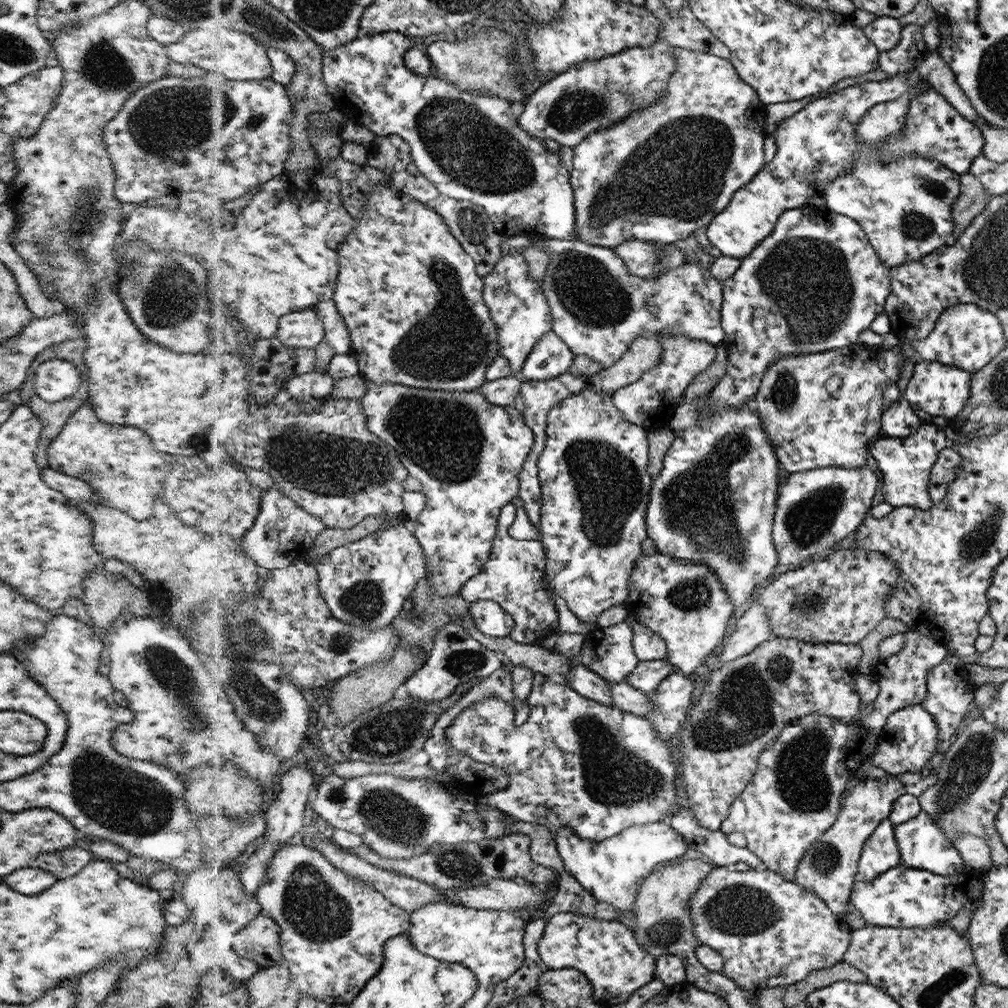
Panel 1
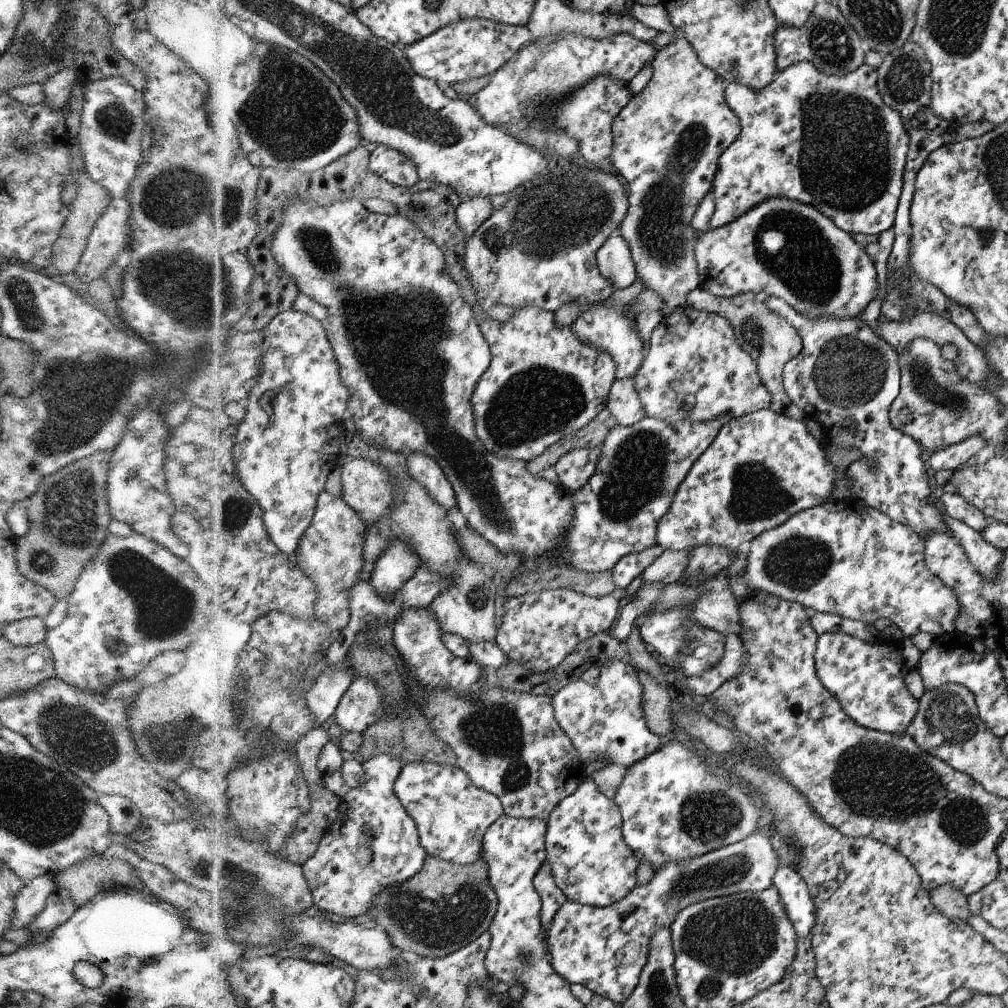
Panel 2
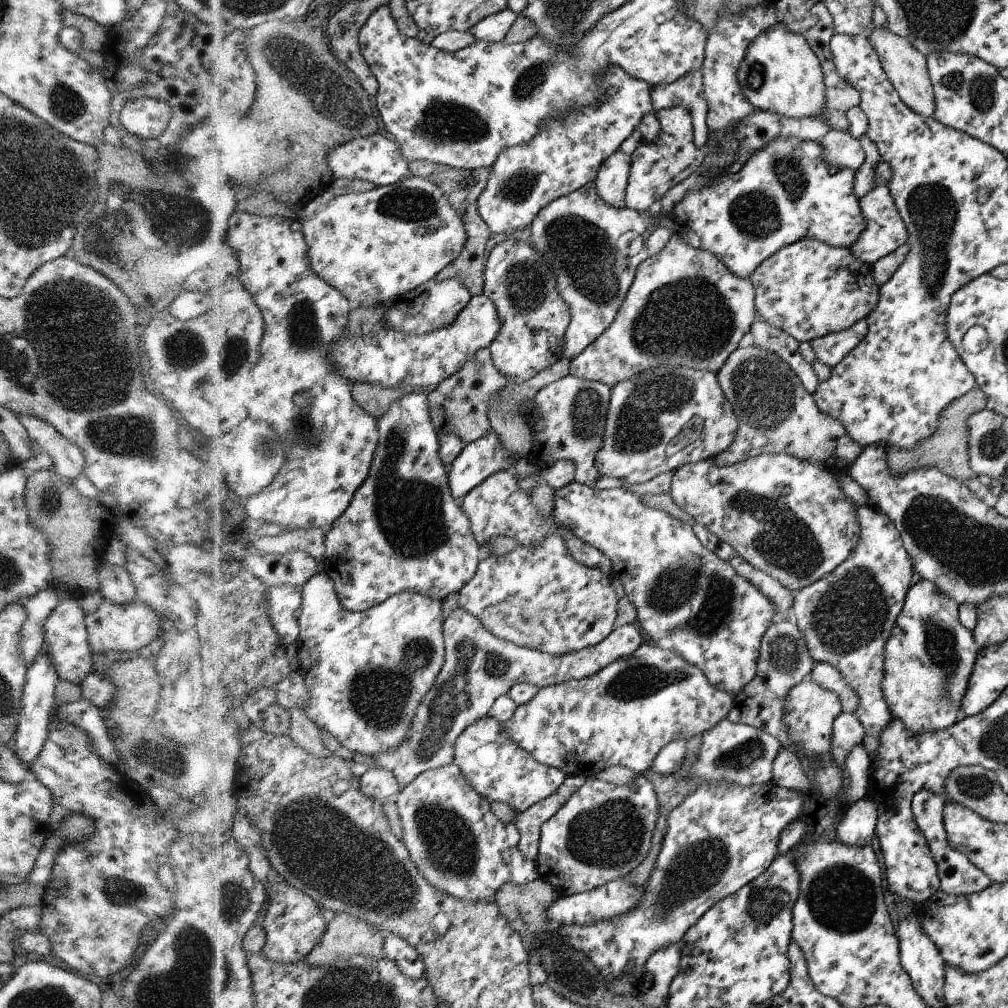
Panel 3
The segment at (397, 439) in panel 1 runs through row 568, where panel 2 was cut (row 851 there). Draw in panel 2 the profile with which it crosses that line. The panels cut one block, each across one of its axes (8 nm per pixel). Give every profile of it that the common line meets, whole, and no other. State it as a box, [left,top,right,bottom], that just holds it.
[395,762,503,865]

